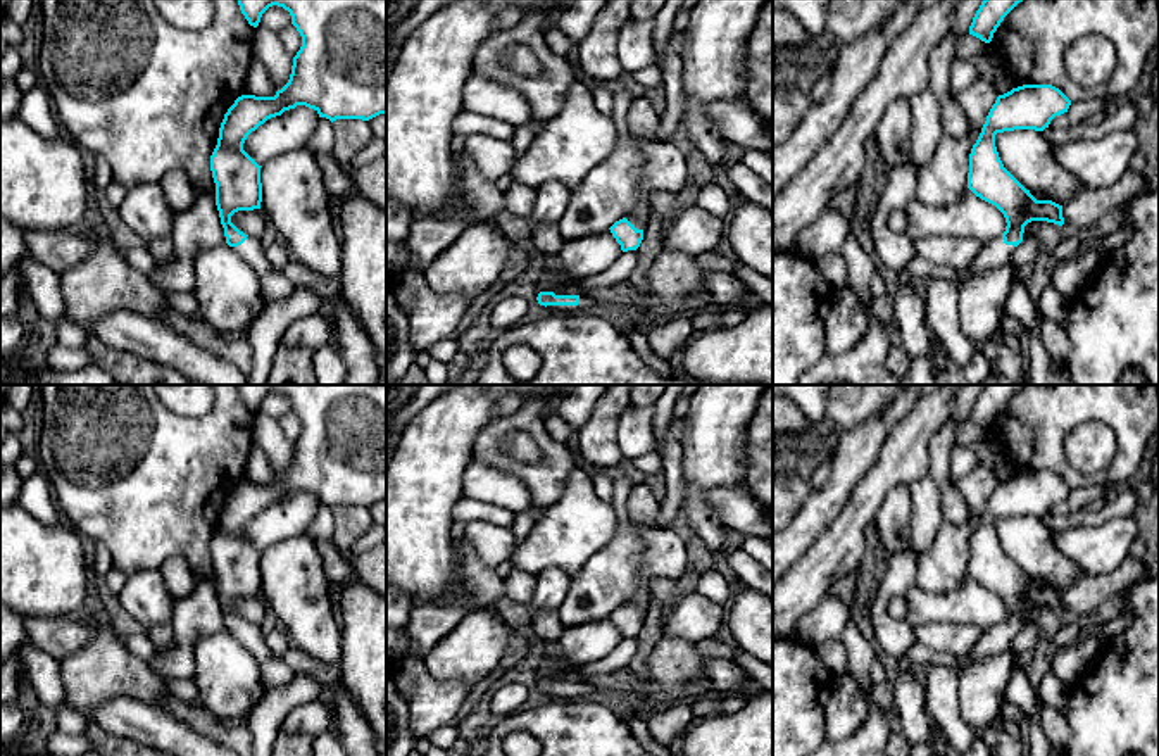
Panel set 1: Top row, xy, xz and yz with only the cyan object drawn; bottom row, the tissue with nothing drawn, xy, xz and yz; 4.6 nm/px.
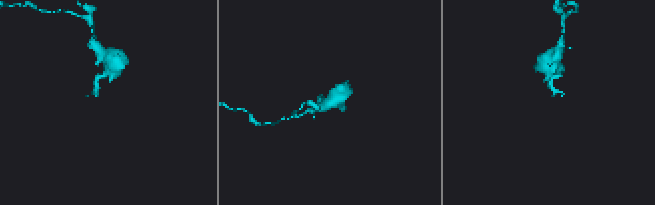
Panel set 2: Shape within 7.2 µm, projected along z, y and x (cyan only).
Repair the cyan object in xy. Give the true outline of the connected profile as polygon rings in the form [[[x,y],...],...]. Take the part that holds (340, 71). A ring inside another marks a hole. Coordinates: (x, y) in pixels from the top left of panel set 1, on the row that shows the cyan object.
[[[238,0],[238,5],[254,28],[259,26],[269,7],[283,7],[290,12],[291,24],[302,36],[288,83],[274,97],[238,97],[224,114],[217,145],[210,155],[216,205],[226,243],[255,269],[264,300],[271,304],[290,297],[297,287],[266,259],[259,238],[245,235],[231,223],[235,212],[260,209],[262,202],[262,166],[243,150],[243,143],[267,119],[297,105],[314,109],[319,117],[331,123],[336,119],[369,121],[386,114],[386,0]]]

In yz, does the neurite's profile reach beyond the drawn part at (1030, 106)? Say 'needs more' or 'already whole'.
needs more

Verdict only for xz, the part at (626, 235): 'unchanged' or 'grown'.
grown

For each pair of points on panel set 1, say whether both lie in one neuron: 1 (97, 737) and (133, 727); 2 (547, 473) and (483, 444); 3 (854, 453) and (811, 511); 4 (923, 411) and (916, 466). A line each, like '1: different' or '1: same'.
1: different
2: same
3: same
4: same

